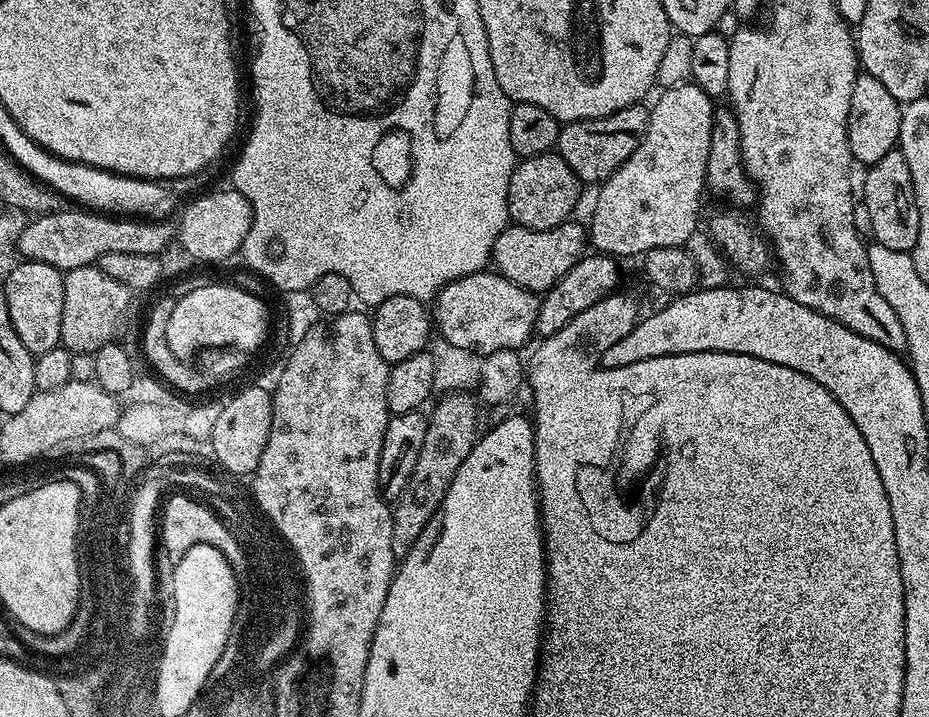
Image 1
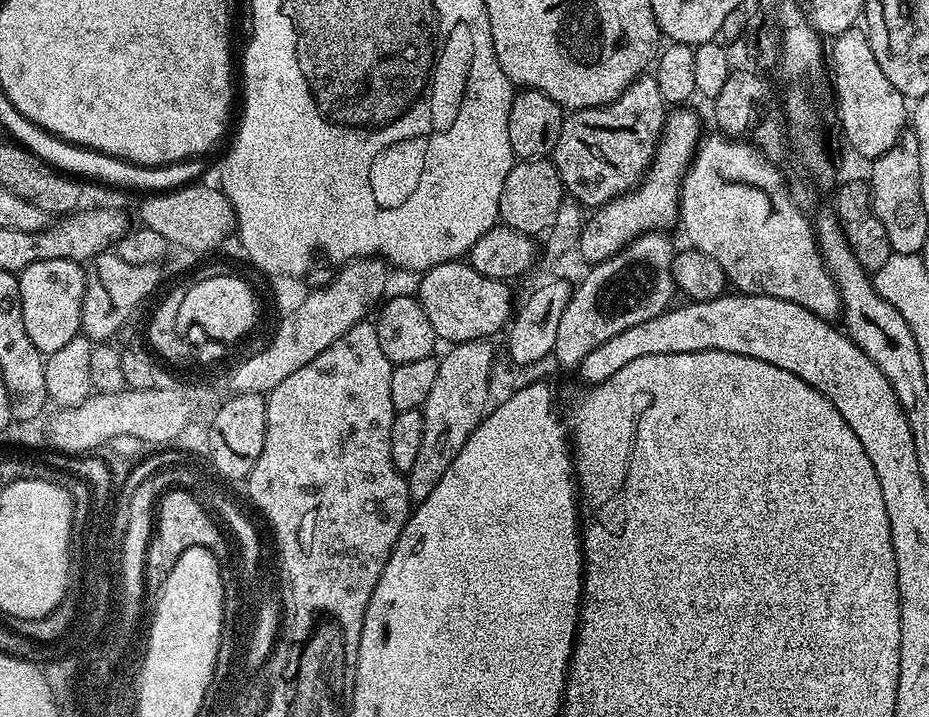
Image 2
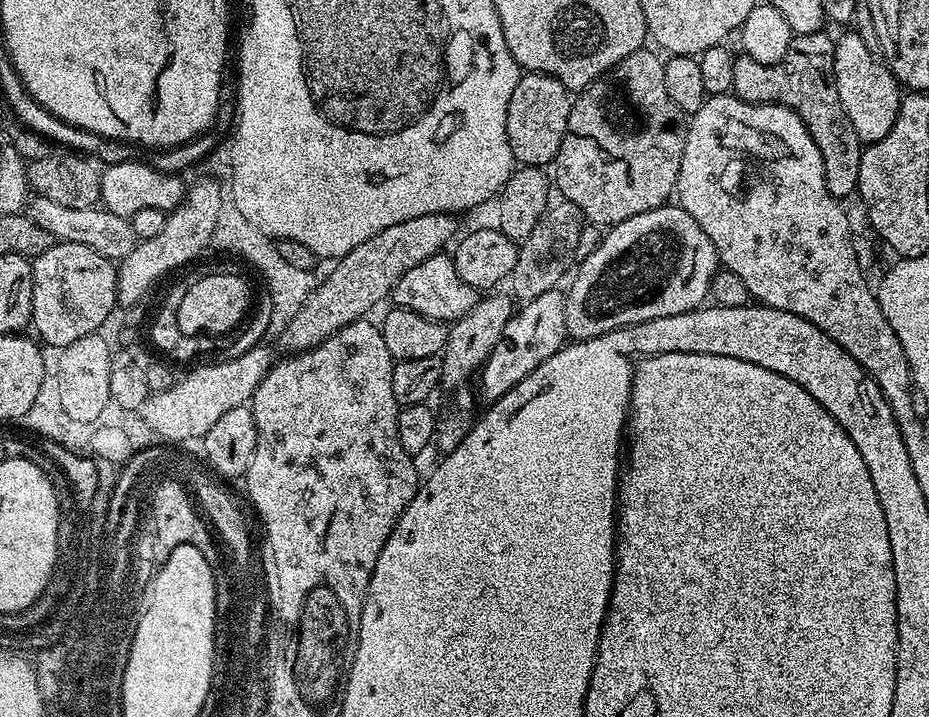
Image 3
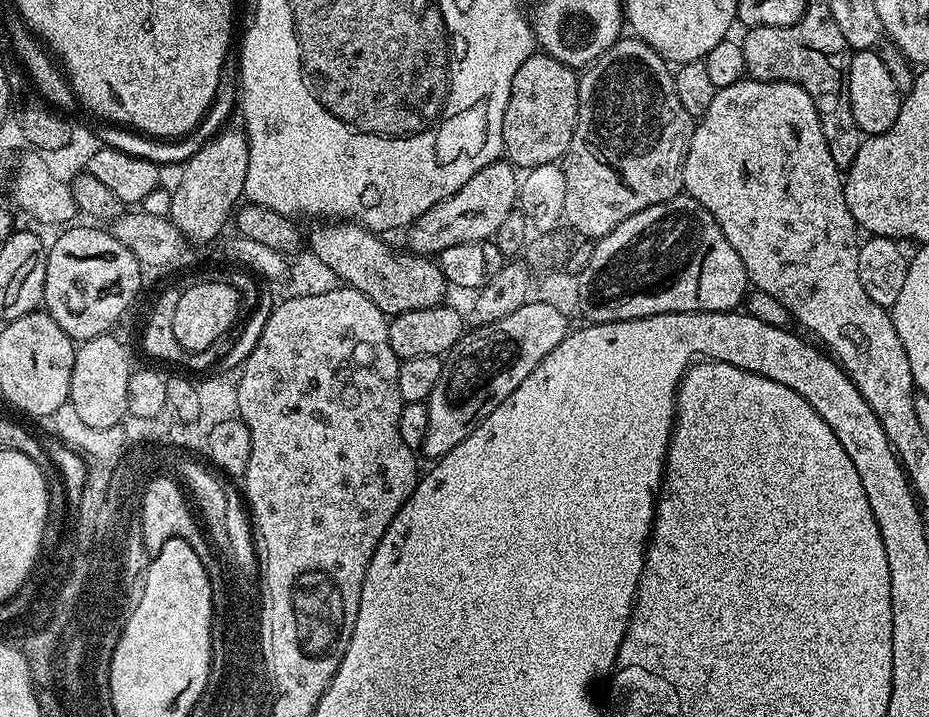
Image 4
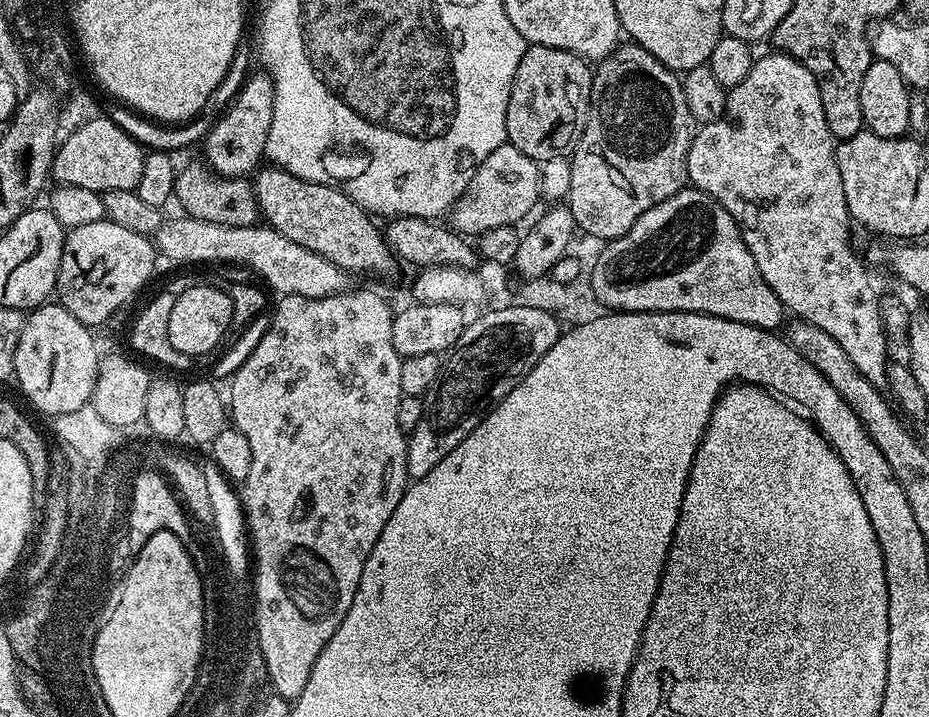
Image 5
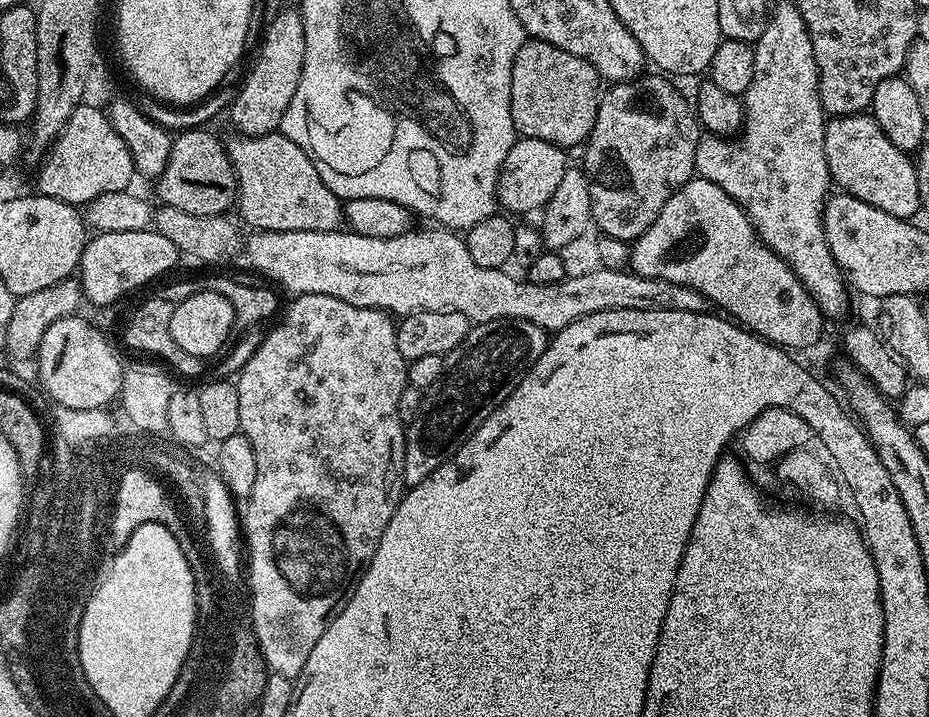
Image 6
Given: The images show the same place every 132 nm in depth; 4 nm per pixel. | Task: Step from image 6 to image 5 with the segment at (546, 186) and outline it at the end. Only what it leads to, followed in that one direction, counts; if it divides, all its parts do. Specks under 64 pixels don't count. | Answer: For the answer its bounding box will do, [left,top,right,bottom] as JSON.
[450,143,540,238]

